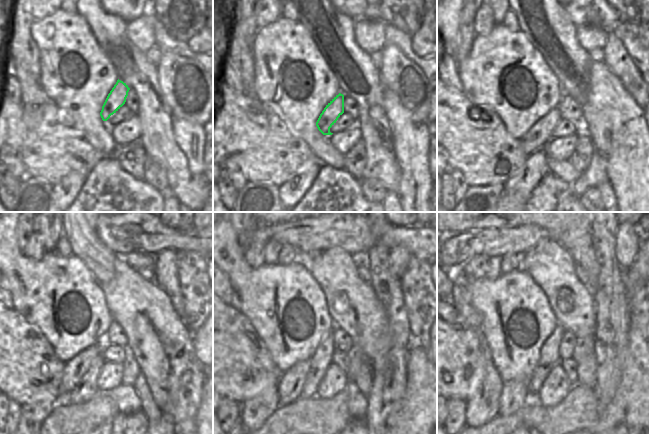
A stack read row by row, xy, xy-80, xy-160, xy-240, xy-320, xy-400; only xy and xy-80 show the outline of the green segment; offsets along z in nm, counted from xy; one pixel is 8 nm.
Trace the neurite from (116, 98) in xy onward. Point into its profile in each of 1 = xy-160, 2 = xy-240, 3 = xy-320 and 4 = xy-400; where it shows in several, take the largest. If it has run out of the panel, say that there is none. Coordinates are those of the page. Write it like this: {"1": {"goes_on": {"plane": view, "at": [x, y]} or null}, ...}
{"1": {"goes_on": {"plane": "xy-160", "at": [538, 135]}}, "2": {"goes_on": {"plane": "xy-240", "at": [74, 370]}}, "3": {"goes_on": {"plane": "xy-320", "at": [290, 385]}}, "4": {"goes_on": {"plane": "xy-400", "at": [515, 394]}}}

